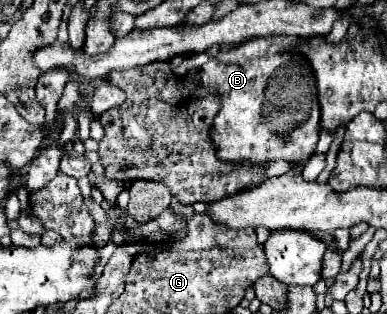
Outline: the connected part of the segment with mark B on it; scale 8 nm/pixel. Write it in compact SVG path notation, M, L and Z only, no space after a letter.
M284 35L252 39L204 63L200 85L208 95L218 95L222 103L210 131L220 161L256 165L284 159L294 165L308 161L316 153L320 105L310 65L298 53L288 51L298 41Z

